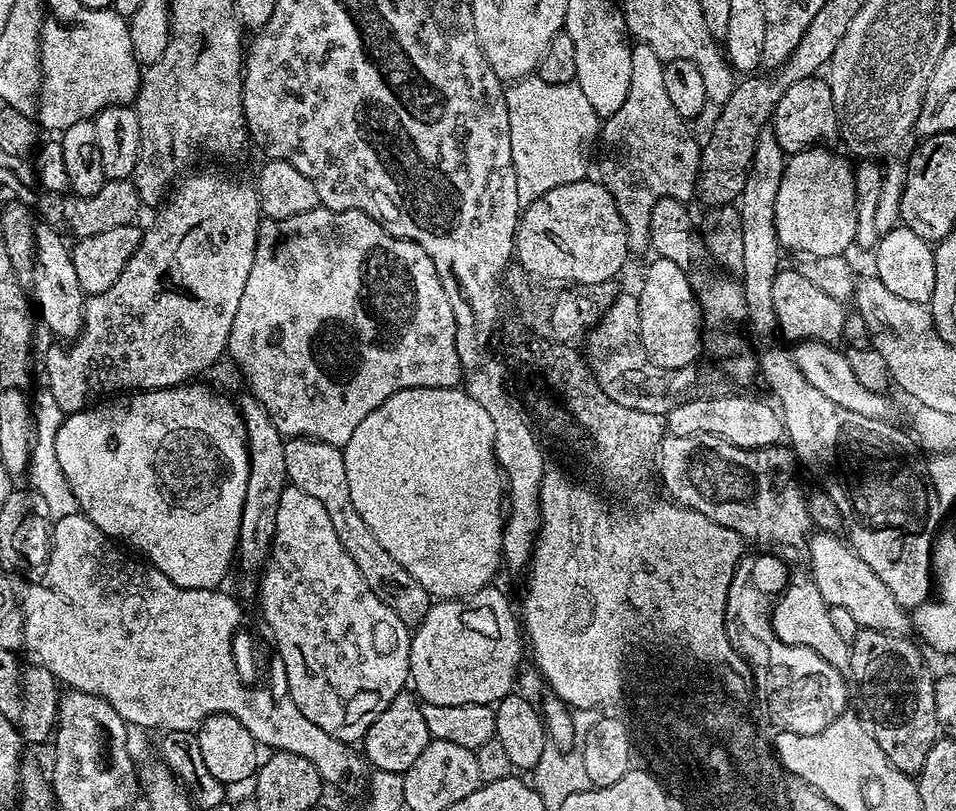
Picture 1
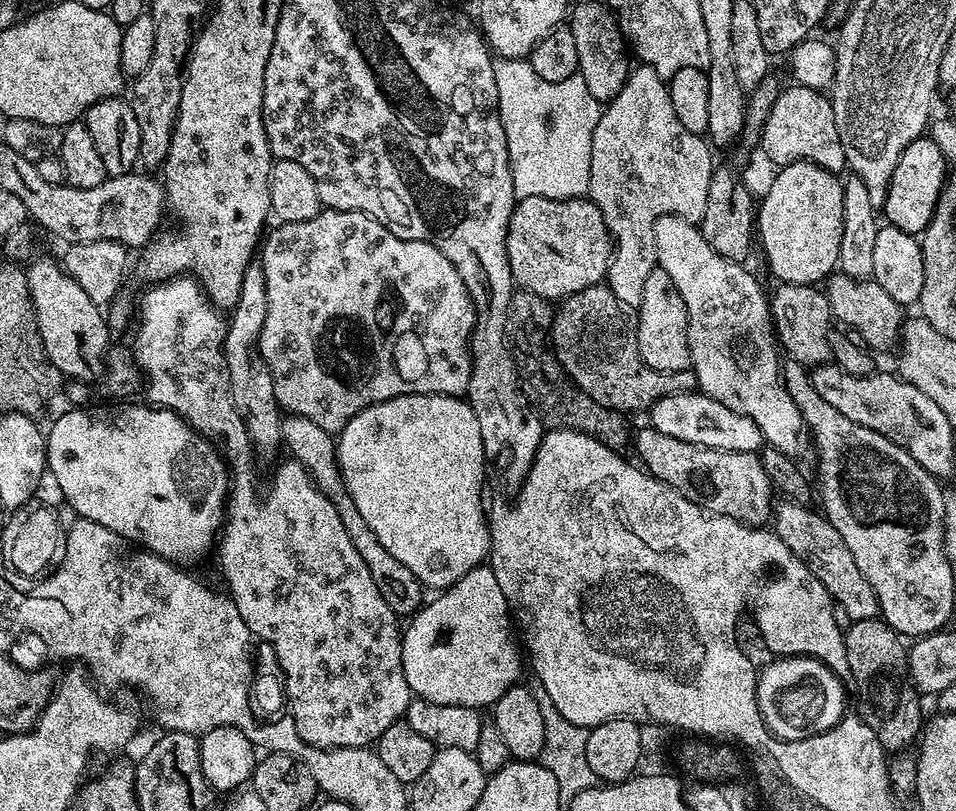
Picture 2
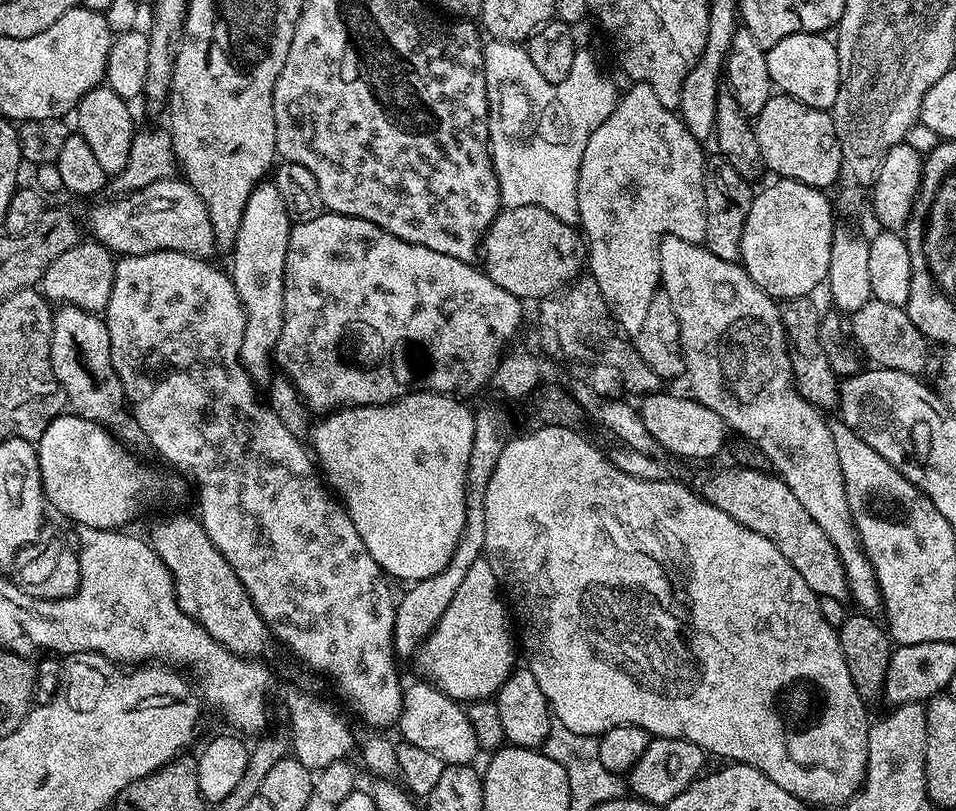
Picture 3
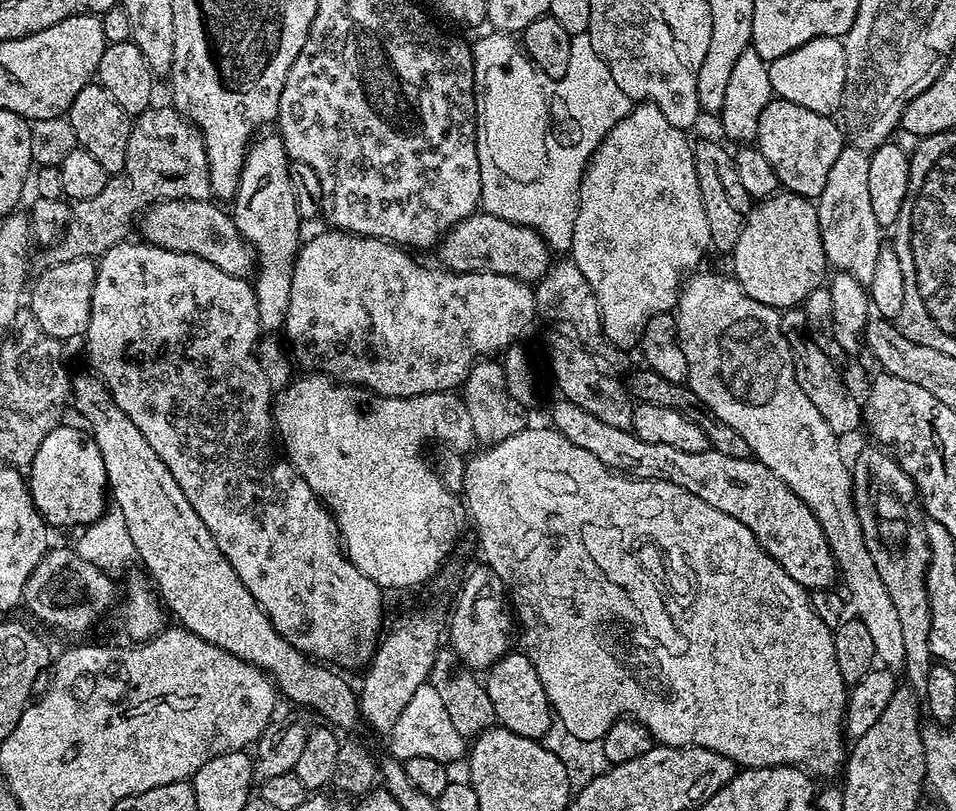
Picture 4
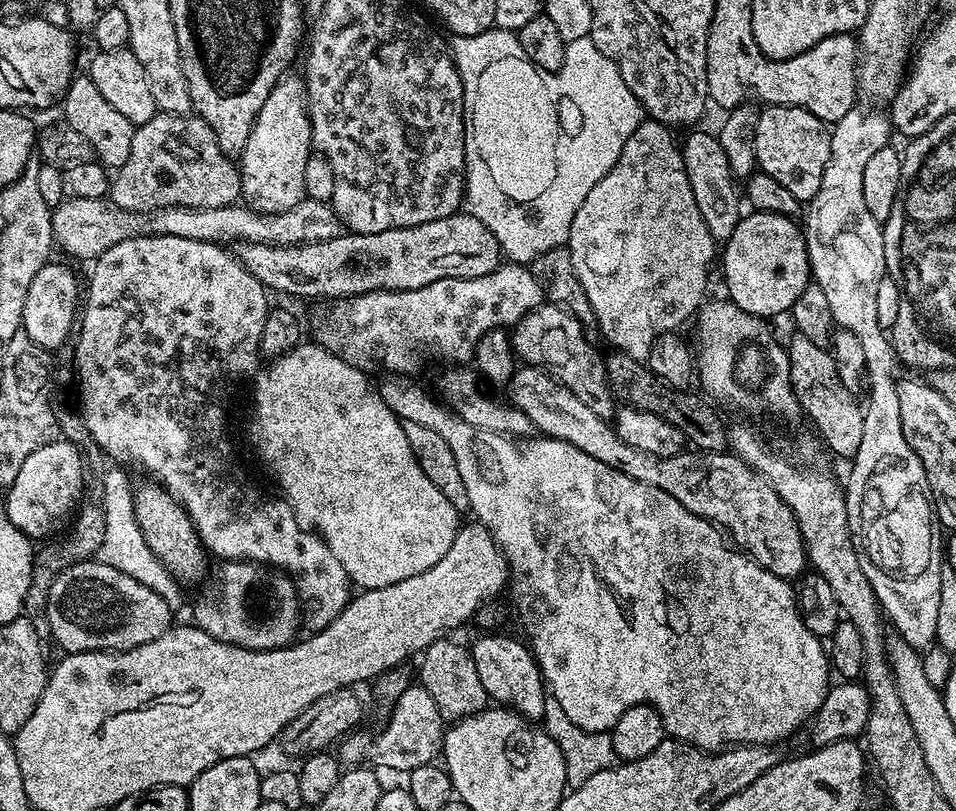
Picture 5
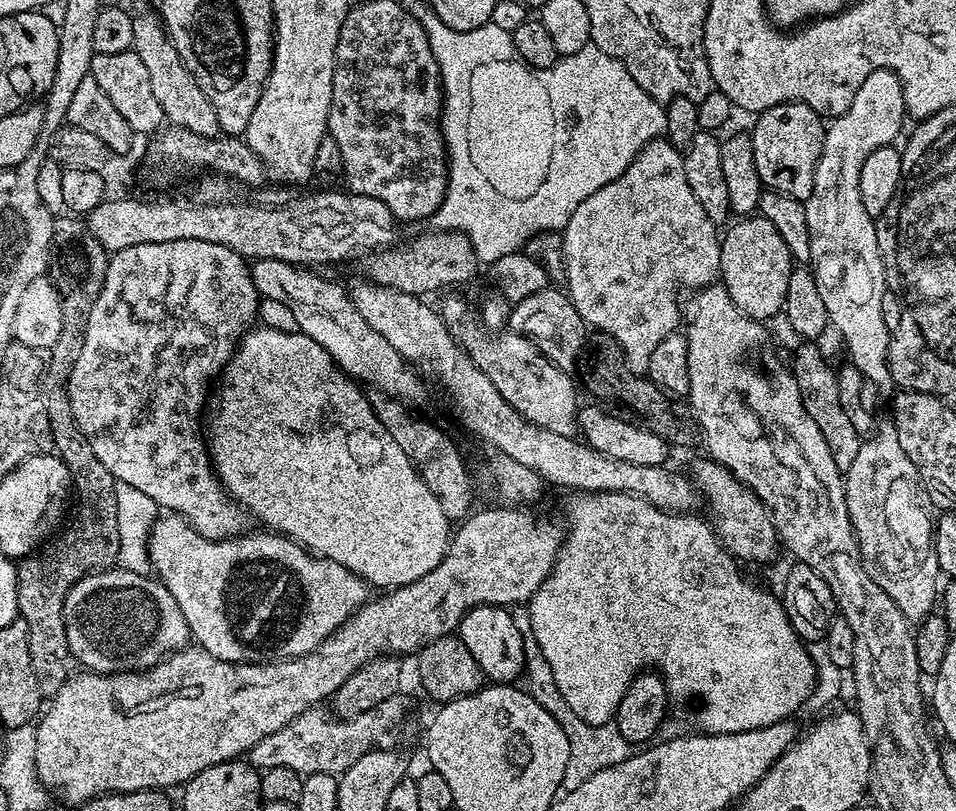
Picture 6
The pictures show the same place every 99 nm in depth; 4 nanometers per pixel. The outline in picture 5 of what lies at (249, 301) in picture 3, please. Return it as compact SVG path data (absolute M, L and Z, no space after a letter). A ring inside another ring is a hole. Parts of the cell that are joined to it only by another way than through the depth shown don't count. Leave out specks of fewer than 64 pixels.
M292 75L281 76L274 90L270 90L270 98L262 102L262 110L258 110L250 138L238 157L243 203L252 211L261 212L263 216L285 212L306 199L306 162L314 152L312 127L303 79L299 75Z

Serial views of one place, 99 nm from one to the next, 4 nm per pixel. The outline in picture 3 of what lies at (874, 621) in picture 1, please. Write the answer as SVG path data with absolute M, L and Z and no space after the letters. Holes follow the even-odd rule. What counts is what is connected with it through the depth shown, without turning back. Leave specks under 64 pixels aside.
M731 467L720 468L701 482L698 492L703 500L722 510L722 514L730 514L734 522L762 534L762 538L770 538L770 542L774 542L774 546L786 554L790 566L794 566L794 570L806 578L806 586L810 586L817 596L847 601L850 593L838 550L834 550L822 526L818 526L818 522L806 514L802 502L794 498L794 490L790 490L790 486L786 486L786 482L771 471Z

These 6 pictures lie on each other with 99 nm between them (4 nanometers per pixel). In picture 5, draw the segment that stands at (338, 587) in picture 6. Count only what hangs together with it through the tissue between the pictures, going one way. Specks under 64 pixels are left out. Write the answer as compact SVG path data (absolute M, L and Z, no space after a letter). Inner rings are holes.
M229 560L221 563L220 601L217 604L200 604L196 608L195 627L206 630L224 644L237 644L250 650L286 648L293 643L297 635L296 627L300 624L301 597L291 576L278 568L266 564L255 564L252 560Z

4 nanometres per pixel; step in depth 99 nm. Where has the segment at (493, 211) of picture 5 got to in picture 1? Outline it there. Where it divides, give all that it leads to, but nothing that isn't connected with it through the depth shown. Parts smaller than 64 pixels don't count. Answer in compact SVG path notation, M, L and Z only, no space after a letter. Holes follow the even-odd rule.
M533 74L517 80L507 89L508 121L510 122L510 154L514 158L514 174L518 182L518 202L527 206L546 190L554 186L566 186L578 182L589 175L588 164L584 161L584 143L593 139L599 132L592 128L592 120L599 117L586 99L586 94L574 82L571 84L551 84L542 82L539 75Z

